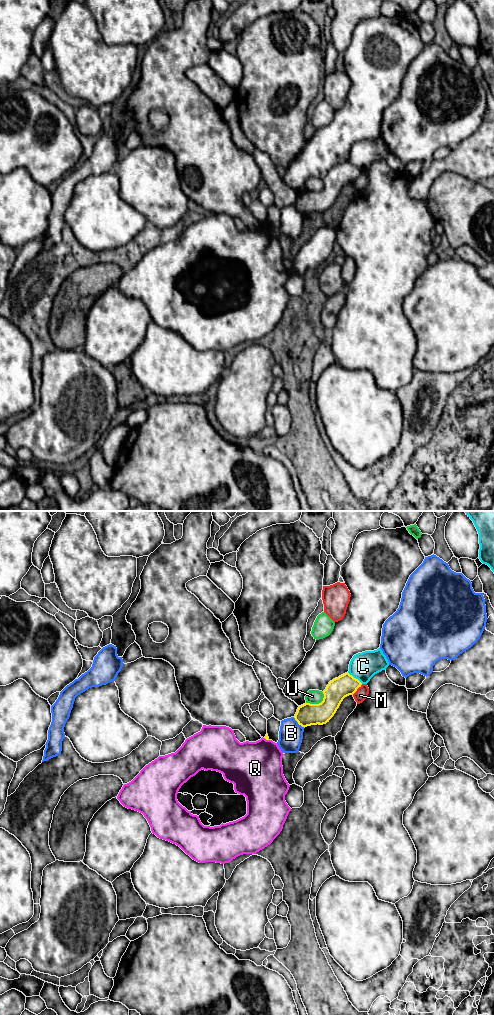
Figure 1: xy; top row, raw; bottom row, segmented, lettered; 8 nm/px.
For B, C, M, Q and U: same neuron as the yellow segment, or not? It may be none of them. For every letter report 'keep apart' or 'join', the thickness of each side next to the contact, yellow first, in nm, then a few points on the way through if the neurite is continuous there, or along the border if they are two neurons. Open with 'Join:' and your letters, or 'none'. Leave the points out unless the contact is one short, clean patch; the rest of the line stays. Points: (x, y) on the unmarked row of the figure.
Join: none
B: keep apart; calibres 180 and 190 nm
C: keep apart; calibres 170 and 220 nm
M: keep apart; calibres 170 and 100 nm
Q: keep apart; calibres 40 and 440 nm
U: keep apart; calibres 180 and 110 nm

